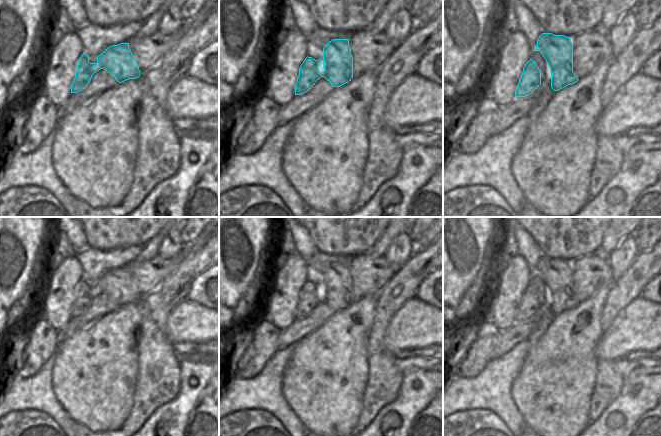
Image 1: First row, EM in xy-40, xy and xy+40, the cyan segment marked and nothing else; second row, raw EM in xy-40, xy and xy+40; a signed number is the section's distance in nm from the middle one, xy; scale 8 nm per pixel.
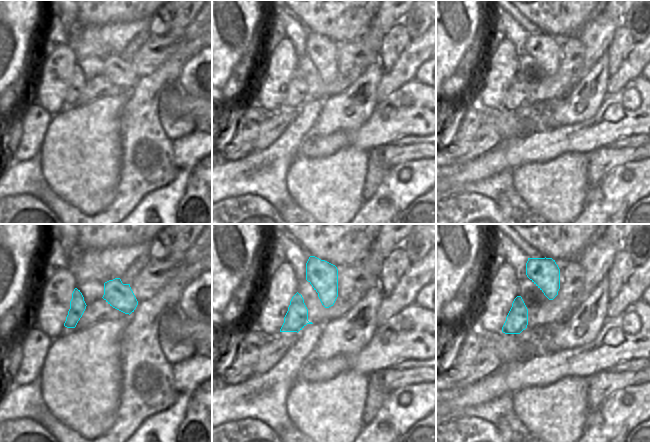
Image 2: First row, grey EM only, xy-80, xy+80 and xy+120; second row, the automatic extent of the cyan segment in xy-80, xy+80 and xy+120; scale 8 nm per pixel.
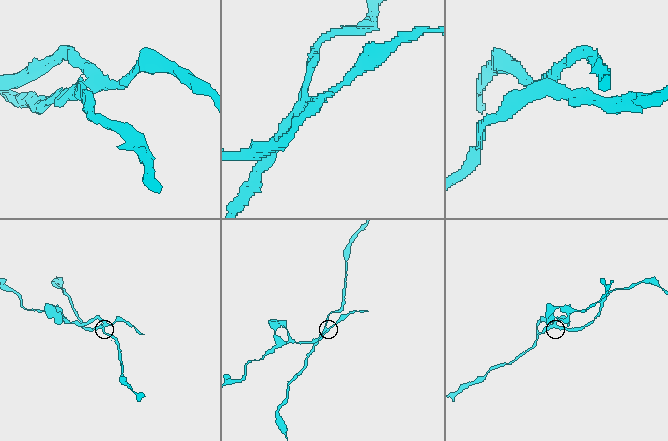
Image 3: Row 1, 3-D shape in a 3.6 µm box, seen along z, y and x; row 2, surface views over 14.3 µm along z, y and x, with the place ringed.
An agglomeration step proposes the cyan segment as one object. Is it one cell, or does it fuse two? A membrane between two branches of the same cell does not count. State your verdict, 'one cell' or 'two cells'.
two cells

